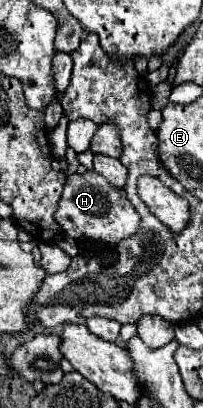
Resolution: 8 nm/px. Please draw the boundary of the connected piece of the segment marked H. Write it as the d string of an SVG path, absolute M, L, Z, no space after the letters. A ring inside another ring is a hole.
M87 170L85 174L67 176L63 186L63 196L55 212L55 220L63 228L63 232L75 240L91 238L91 240L103 240L109 244L127 240L127 236L135 236L135 232L139 232L141 228L139 212L127 200L125 190L115 188L103 176L91 170Z

